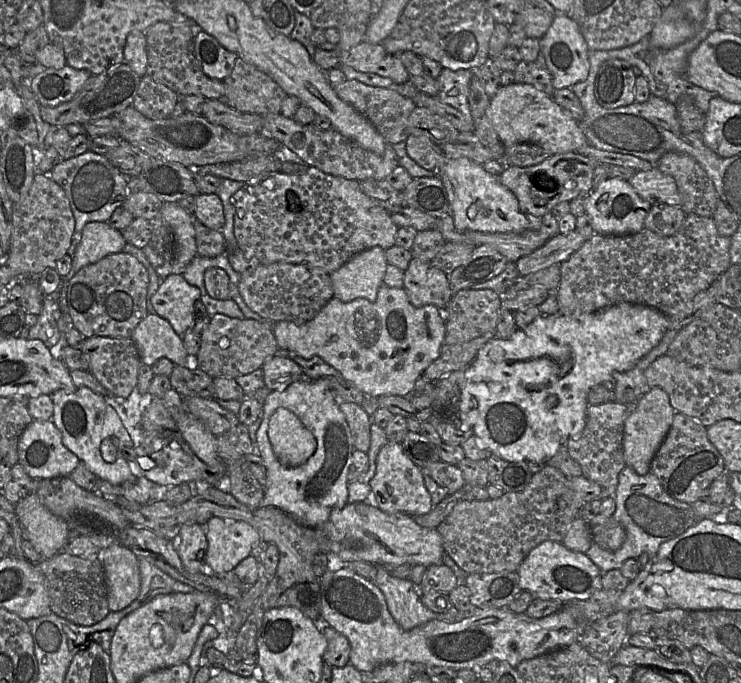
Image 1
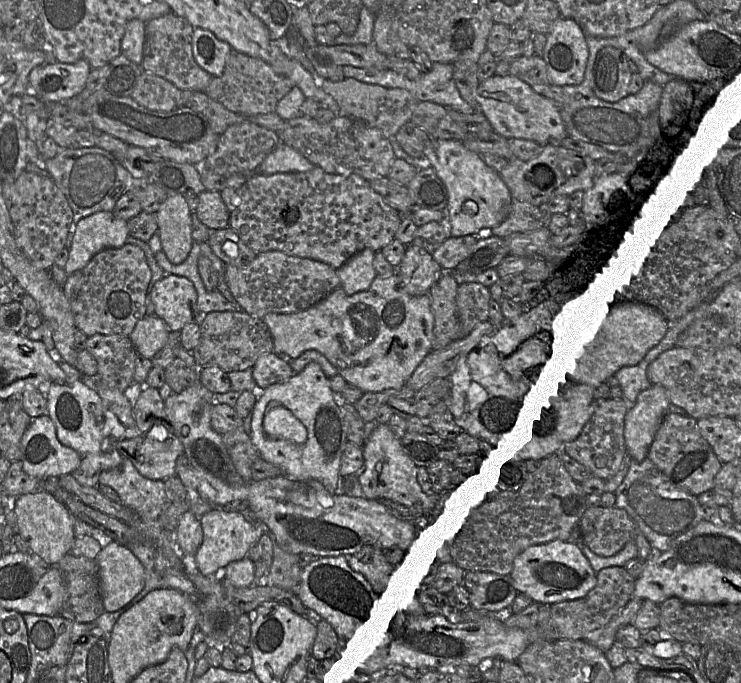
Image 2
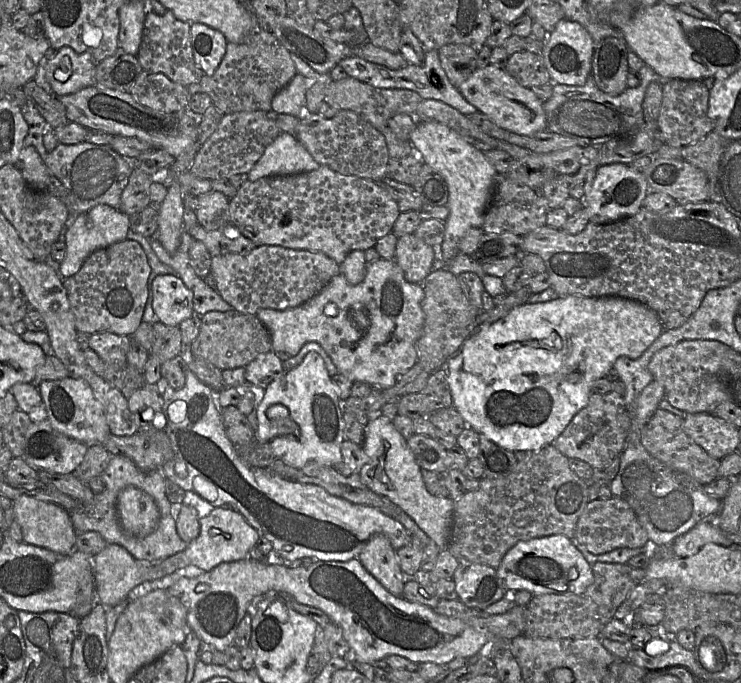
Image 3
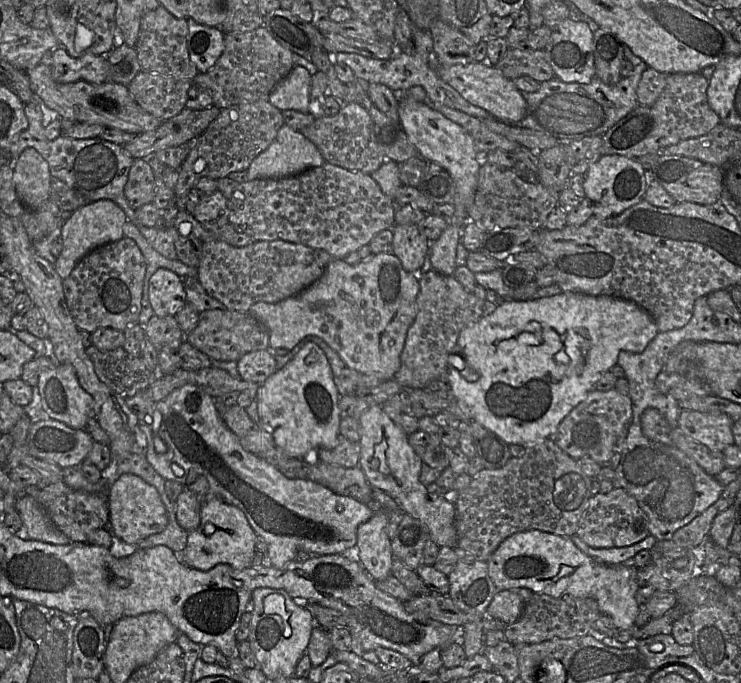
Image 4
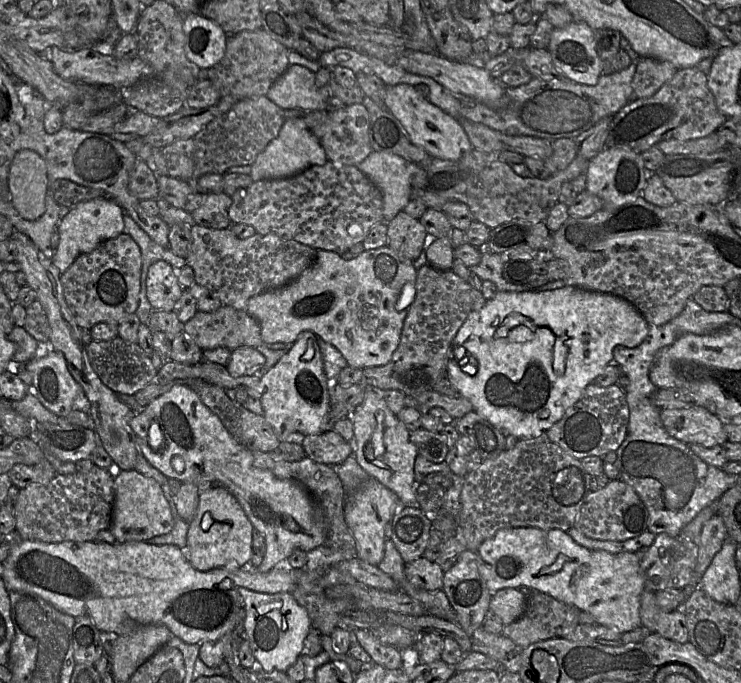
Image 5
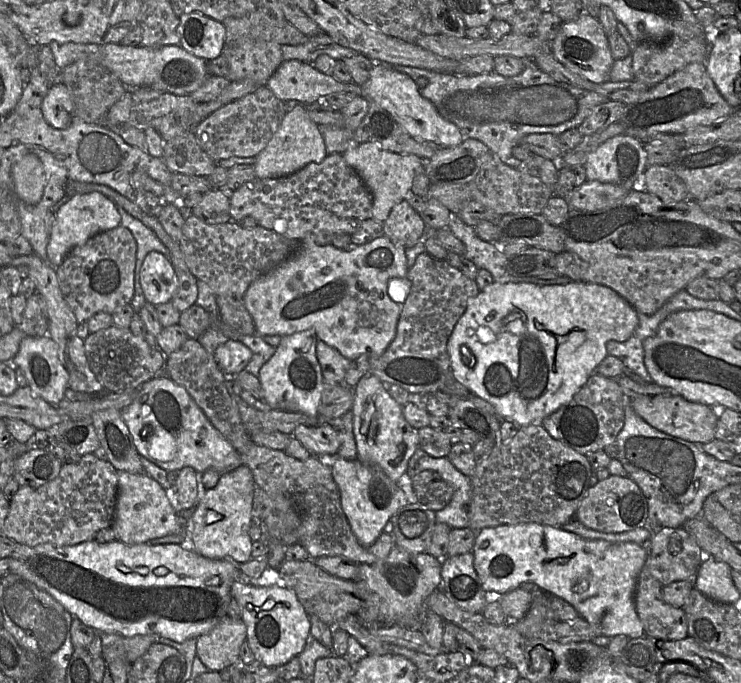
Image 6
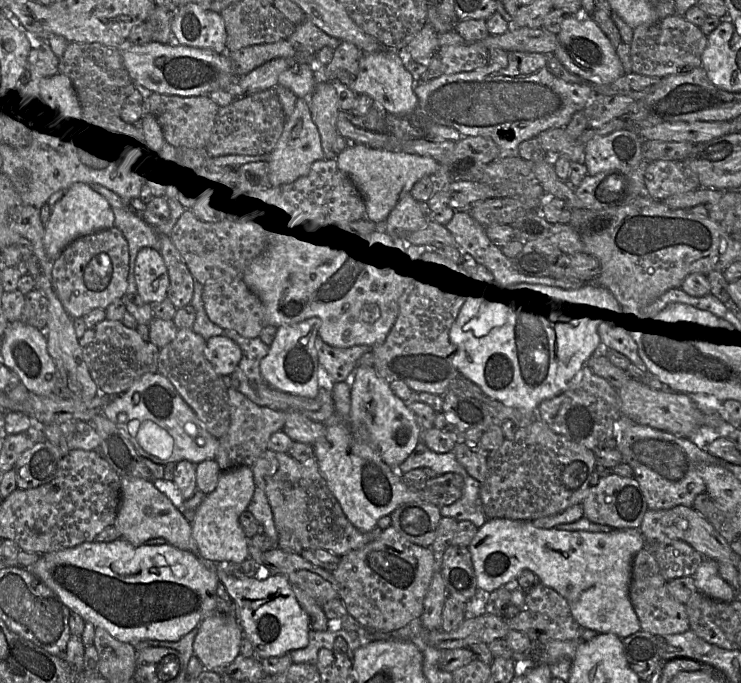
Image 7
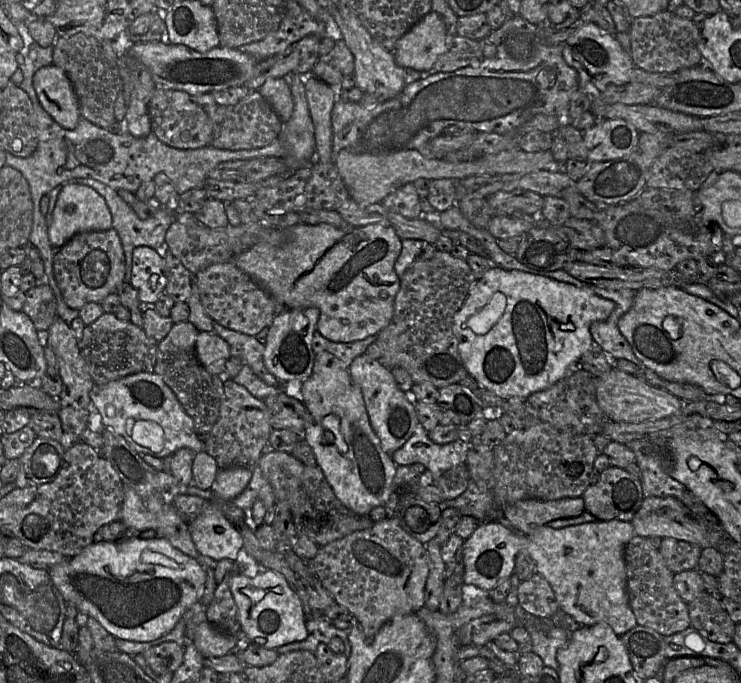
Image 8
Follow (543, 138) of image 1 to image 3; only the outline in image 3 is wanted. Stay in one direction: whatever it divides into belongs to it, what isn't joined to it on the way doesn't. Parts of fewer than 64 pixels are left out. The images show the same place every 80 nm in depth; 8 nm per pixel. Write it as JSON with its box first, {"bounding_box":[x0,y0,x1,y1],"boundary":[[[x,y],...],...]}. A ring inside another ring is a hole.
{"bounding_box":[458,63,546,135],"boundary":[[[490,63],[483,68],[477,67],[458,89],[465,100],[476,107],[477,111],[503,129],[520,135],[546,131],[544,101],[530,88],[521,86],[504,69]]]}

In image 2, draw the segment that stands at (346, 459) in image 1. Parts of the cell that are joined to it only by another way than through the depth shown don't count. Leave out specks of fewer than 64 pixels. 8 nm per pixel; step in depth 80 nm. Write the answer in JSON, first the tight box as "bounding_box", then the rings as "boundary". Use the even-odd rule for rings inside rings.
{"bounding_box":[252,362,348,494],"boundary":[[[311,362],[305,368],[295,373],[285,382],[269,386],[263,391],[258,391],[258,400],[252,411],[252,443],[257,448],[260,457],[278,466],[289,479],[300,483],[319,482],[329,492],[334,494],[344,494],[343,480],[341,477],[342,457],[348,443],[347,428],[343,413],[341,412],[338,396],[332,391],[329,378],[323,372],[318,363]],[[275,407],[288,408],[294,416],[301,421],[307,429],[307,440],[304,444],[297,444],[288,440],[275,439],[268,436],[264,430],[266,414]]]}

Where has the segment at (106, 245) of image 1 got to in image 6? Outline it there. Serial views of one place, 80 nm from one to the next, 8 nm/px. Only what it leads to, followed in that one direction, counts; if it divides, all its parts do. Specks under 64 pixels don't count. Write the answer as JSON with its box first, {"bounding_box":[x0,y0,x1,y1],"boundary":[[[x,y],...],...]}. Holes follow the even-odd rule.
{"bounding_box":[47,192,121,268],"boundary":[[[91,192],[70,197],[59,208],[49,234],[47,256],[50,265],[54,268],[58,267],[75,246],[82,245],[96,234],[111,230],[119,225],[121,225],[121,216],[117,204],[102,193]]]}

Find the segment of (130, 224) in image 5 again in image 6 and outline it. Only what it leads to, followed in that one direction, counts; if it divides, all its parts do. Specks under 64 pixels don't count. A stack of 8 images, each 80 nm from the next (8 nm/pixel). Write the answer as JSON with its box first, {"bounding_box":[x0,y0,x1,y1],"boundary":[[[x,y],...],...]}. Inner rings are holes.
{"bounding_box":[117,205,169,275],"boundary":[[[117,205],[118,212],[121,216],[121,226],[126,227],[133,234],[137,243],[135,275],[139,275],[146,255],[151,251],[160,252],[169,257],[169,250],[156,236],[156,234],[140,220],[133,217],[121,206]]]}

